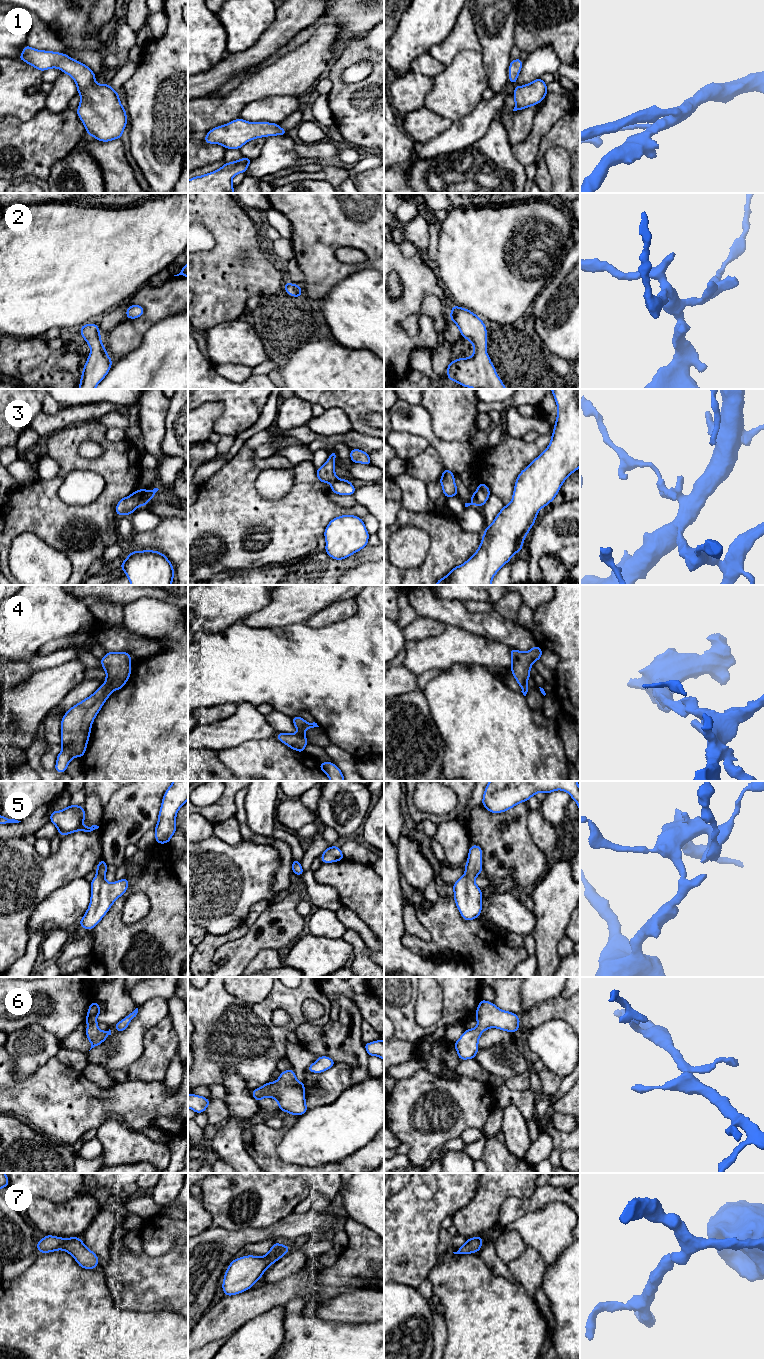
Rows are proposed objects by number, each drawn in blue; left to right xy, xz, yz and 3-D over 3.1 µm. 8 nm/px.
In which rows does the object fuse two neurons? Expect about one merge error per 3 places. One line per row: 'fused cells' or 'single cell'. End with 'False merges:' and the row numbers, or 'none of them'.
1: single cell
2: single cell
3: fused cells
4: single cell
5: single cell
6: single cell
7: single cell
False merges: 3

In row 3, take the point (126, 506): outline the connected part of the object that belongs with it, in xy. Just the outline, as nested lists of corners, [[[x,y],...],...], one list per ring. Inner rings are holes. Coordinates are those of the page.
[[[134,492],[128,497],[119,500],[116,505],[115,511],[117,516],[131,515],[140,506],[139,498]]]

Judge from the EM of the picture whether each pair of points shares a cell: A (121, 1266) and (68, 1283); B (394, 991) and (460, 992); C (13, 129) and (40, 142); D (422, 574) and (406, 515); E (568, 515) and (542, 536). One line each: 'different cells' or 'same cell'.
A: different cells
B: different cells
C: same cell
D: same cell
E: same cell

